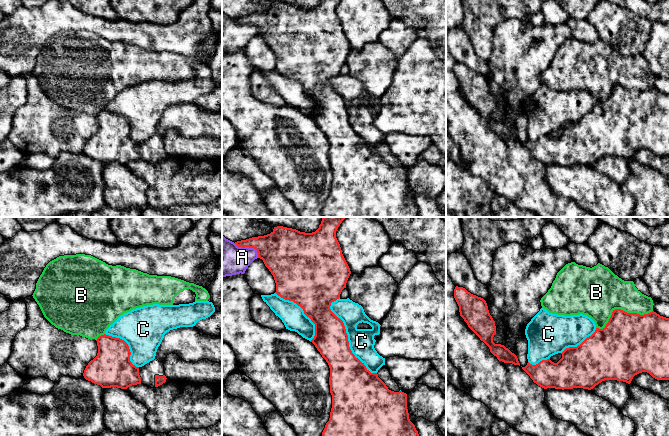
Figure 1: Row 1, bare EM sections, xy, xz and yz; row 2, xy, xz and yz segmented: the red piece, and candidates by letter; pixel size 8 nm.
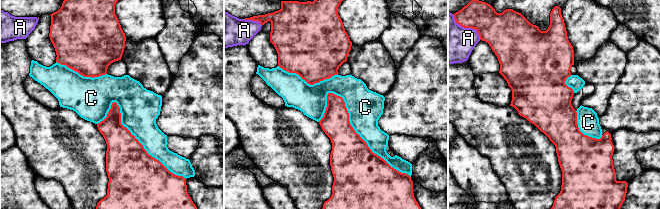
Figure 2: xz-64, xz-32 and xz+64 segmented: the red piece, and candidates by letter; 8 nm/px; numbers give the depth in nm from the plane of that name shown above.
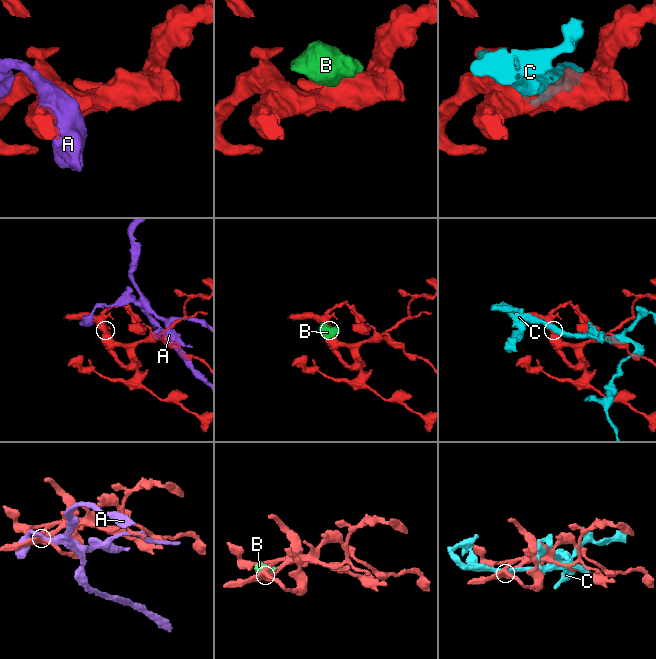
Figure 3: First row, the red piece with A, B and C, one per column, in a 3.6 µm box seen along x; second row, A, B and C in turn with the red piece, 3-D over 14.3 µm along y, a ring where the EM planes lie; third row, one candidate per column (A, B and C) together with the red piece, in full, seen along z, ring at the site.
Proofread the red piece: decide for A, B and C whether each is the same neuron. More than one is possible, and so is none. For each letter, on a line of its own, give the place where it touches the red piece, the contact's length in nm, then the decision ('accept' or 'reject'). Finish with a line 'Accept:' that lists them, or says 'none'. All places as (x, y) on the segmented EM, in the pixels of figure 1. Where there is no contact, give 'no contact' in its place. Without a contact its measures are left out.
A: meets red in xz at (249, 247); contact 240 nm long; reject
B: meets red in yz at (621, 310); contact 480 nm long; reject
C: meets red in xz at (347, 337); contact 700 nm long; reject
Accept: none

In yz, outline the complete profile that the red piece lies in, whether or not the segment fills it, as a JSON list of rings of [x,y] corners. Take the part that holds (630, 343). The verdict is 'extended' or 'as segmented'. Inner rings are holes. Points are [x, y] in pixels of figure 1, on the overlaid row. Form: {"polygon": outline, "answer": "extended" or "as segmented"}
{"polygon": [[[615,309],[603,329],[596,328],[595,332],[580,345],[566,348],[561,354],[562,358],[557,363],[549,358],[536,365],[528,362],[522,369],[534,383],[544,389],[583,388],[591,390],[605,380],[617,380],[630,384],[633,377],[642,372],[649,373],[657,380],[669,380],[669,318],[660,316],[654,311],[640,315]]], "answer": "as segmented"}

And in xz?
{"polygon": [[[323,217],[319,228],[312,233],[277,226],[270,234],[237,241],[235,244],[242,248],[256,249],[258,258],[263,260],[274,277],[275,293],[300,306],[304,314],[315,324],[315,336],[310,342],[315,345],[329,365],[329,385],[332,395],[330,418],[325,425],[322,436],[419,436],[415,425],[409,419],[407,394],[402,391],[389,390],[377,373],[371,373],[364,363],[355,357],[349,347],[348,335],[343,321],[330,309],[331,303],[340,298],[351,274],[336,238],[336,231],[344,219],[345,217]]], "answer": "as segmented"}

